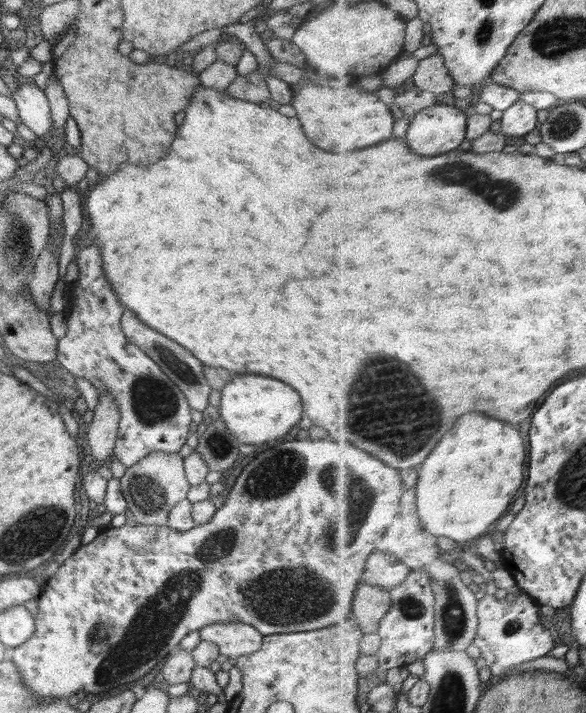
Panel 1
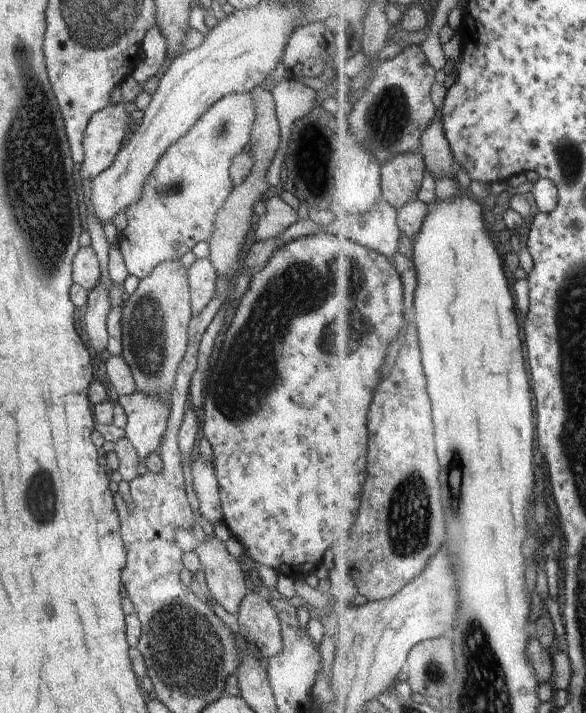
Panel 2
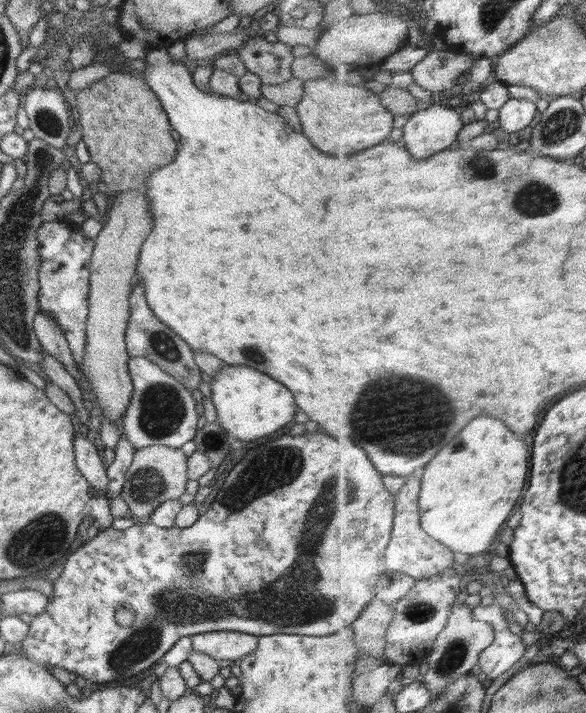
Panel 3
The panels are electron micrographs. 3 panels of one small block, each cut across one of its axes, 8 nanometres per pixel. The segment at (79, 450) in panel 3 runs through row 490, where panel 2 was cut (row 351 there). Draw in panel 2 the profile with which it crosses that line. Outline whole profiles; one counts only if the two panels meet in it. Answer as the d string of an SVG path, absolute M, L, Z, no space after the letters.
M98 283L88 291L87 308L84 312L84 326L90 344L97 352L107 350L107 316L111 309L111 300L109 292Z

